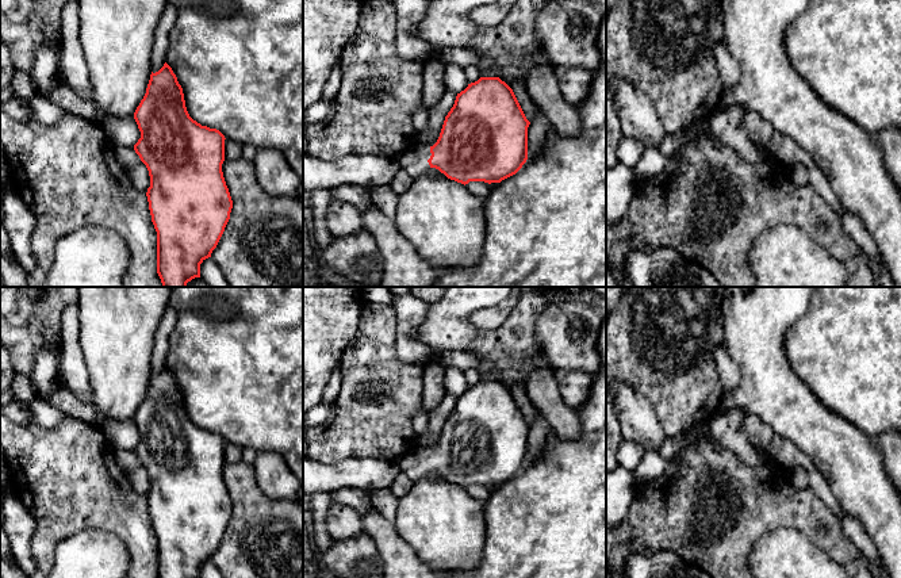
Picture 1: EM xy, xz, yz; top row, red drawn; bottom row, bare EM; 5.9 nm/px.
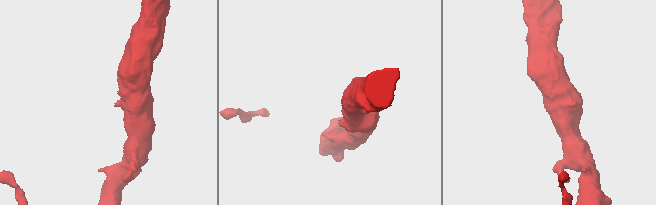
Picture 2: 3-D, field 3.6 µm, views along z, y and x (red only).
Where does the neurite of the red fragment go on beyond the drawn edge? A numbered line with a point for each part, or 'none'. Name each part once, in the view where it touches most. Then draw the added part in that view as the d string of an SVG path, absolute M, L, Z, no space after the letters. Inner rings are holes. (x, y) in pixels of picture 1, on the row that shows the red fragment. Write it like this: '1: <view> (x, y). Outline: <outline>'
1: xz (414, 161). Outline: M417 145L396 158L399 166L405 169L413 180L430 171L430 146Z

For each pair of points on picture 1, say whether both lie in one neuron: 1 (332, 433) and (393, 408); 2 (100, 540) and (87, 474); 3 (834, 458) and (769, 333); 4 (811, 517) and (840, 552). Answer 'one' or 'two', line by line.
1: one
2: two
3: one
4: one

